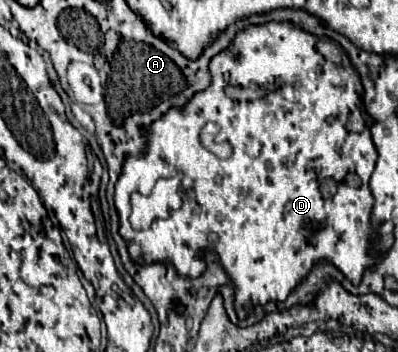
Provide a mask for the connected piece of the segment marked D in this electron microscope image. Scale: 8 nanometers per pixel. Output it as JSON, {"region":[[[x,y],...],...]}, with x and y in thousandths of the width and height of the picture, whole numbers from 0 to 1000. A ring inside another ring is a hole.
{"region":[[[676,63],[601,91],[585,114],[585,136],[530,170],[530,244],[485,273],[460,318],[430,307],[405,341],[374,358],[369,432],[359,449],[319,449],[289,523],[304,670],[344,682],[354,716],[364,716],[364,739],[435,739],[435,756],[460,784],[500,784],[515,767],[500,710],[545,716],[565,773],[575,773],[595,807],[595,886],[606,886],[606,903],[616,903],[641,864],[666,864],[676,852],[711,858],[776,778],[786,739],[807,739],[807,727],[847,750],[887,807],[907,801],[922,756],[957,739],[932,716],[942,693],[932,682],[937,557],[927,545],[927,500],[942,477],[947,426],[927,381],[932,341],[907,290],[912,244],[872,165],[854,185],[827,176],[791,142],[791,125],[791,102],[731,63]],[[530,341],[555,364],[545,403],[580,409],[585,432],[575,449],[548,449],[505,409],[503,372],[510,352]],[[435,489],[460,494],[450,528],[460,585],[430,597],[430,614],[415,625],[384,625],[369,653],[324,648],[329,551],[379,545],[399,506],[430,506]],[[872,494],[892,494],[907,511],[902,534],[867,523]],[[812,511],[847,517],[842,540],[812,534]]]}

